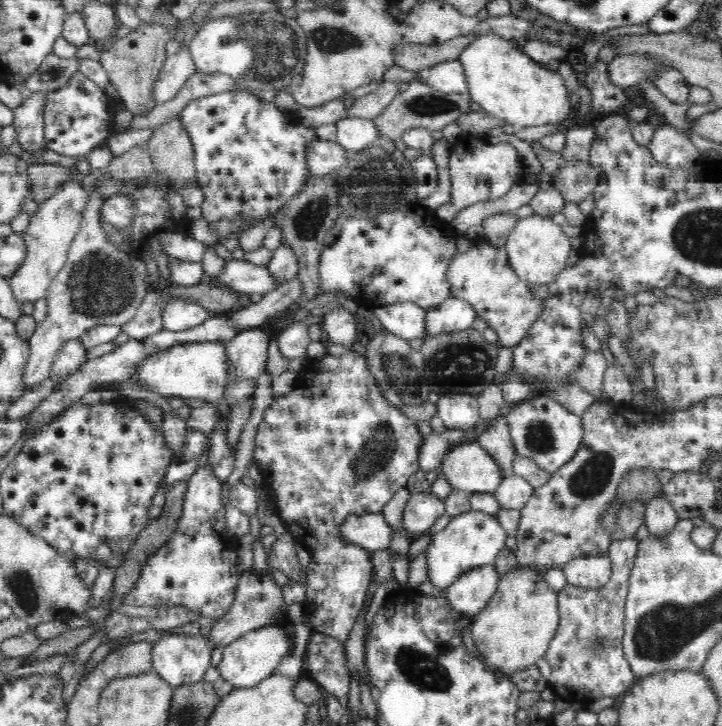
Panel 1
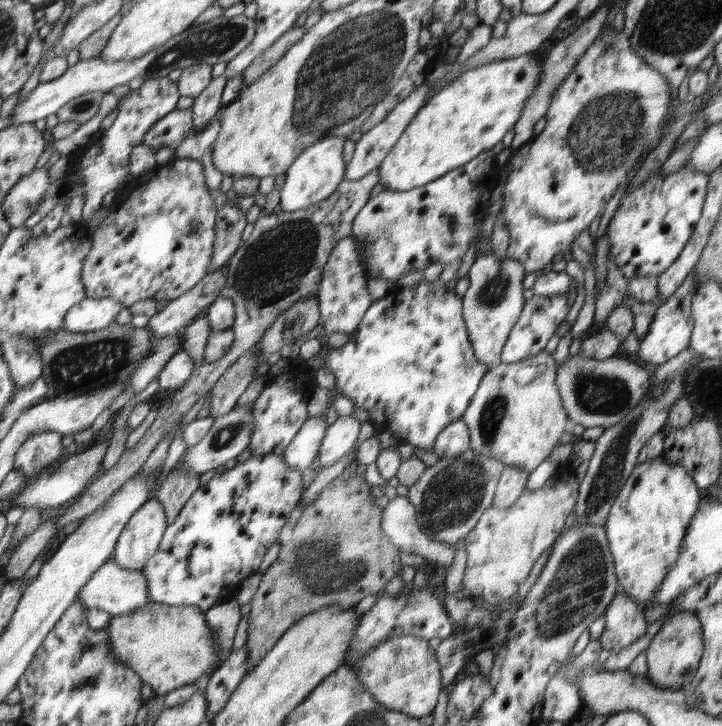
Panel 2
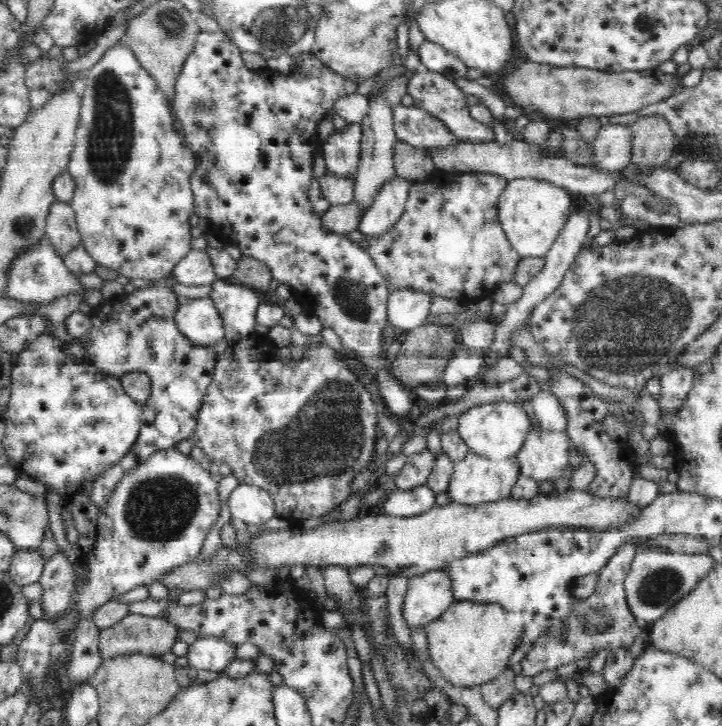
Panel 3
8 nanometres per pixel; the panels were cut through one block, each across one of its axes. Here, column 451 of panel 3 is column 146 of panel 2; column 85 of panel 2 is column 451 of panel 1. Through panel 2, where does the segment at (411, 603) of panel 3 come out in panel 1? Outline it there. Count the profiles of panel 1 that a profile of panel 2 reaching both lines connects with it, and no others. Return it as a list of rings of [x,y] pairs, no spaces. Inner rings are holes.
[[[496,564],[480,566],[460,577],[446,596],[456,610],[471,615],[480,614],[496,596],[502,578],[503,574]]]

